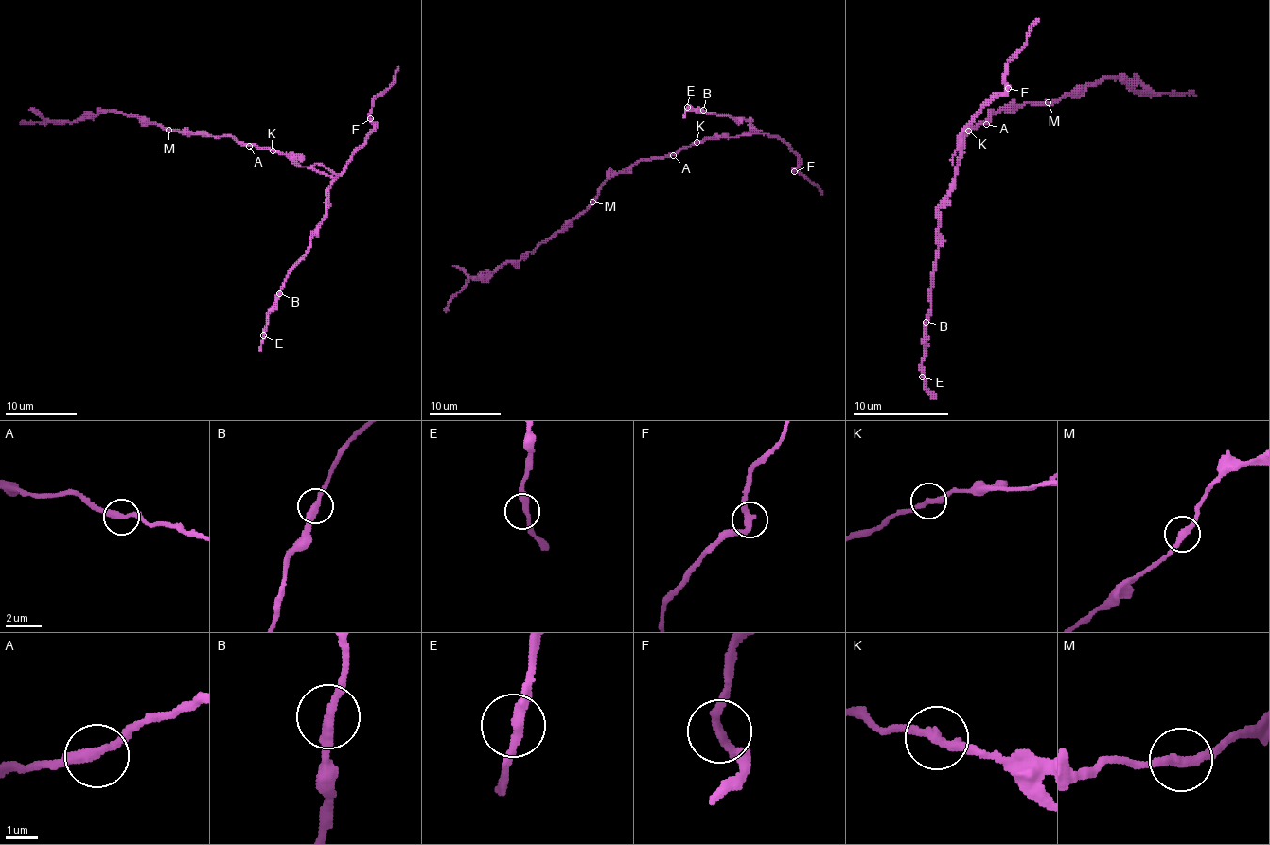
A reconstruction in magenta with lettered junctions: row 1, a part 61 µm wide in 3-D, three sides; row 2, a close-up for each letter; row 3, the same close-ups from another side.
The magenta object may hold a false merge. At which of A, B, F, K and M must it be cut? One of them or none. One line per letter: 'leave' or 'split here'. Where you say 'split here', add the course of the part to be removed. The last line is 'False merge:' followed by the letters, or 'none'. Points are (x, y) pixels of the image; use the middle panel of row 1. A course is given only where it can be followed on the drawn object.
A: leave
B: leave
F: leave
K: leave
M: leave
False merge: none

